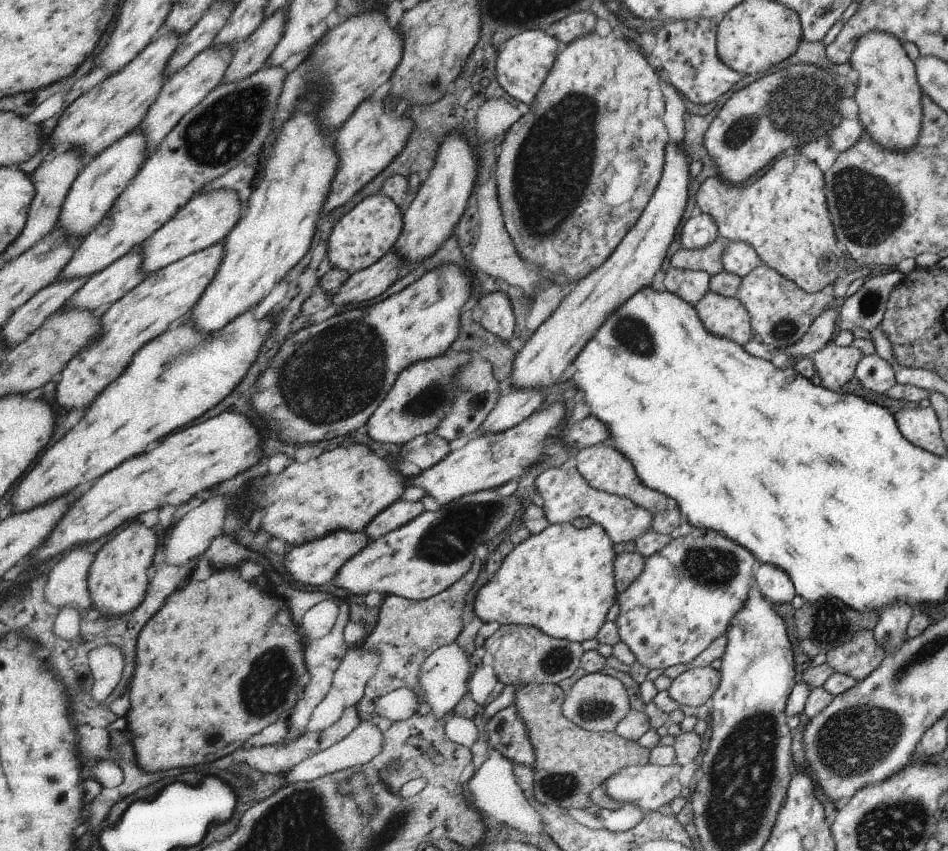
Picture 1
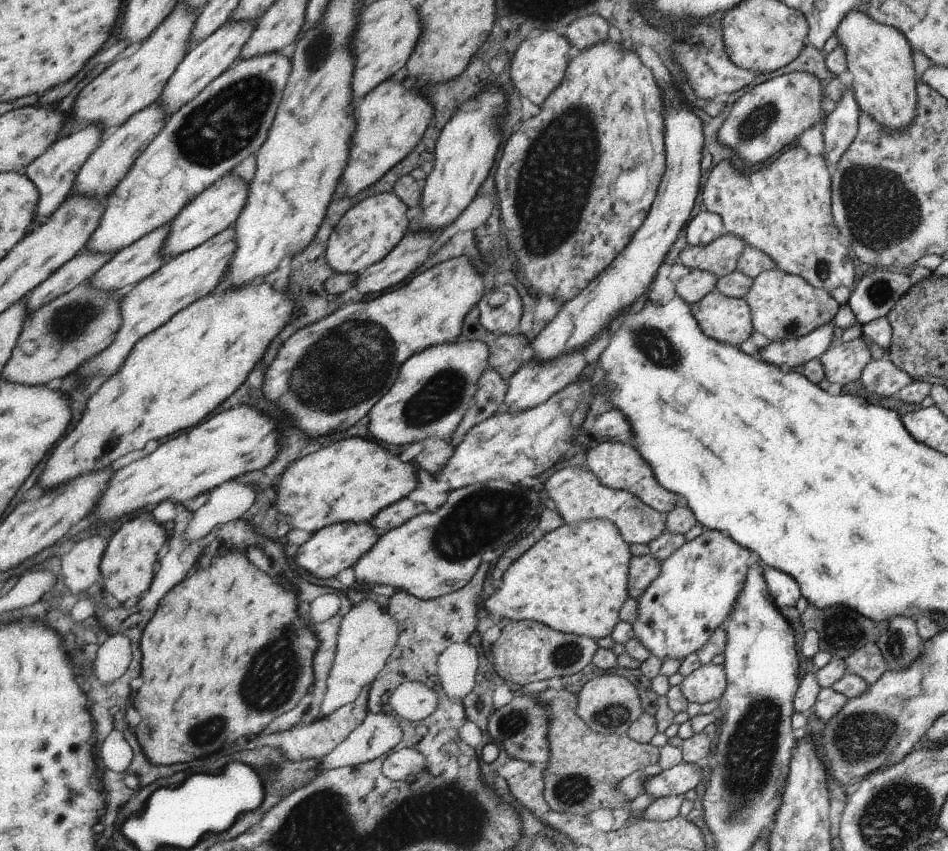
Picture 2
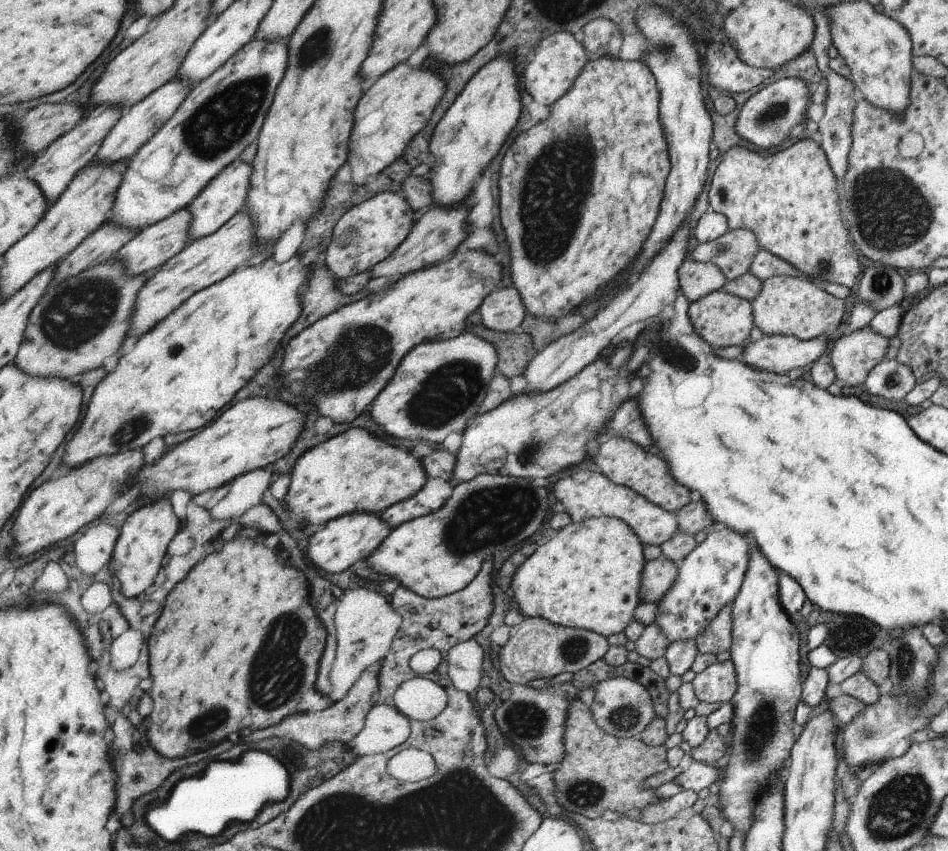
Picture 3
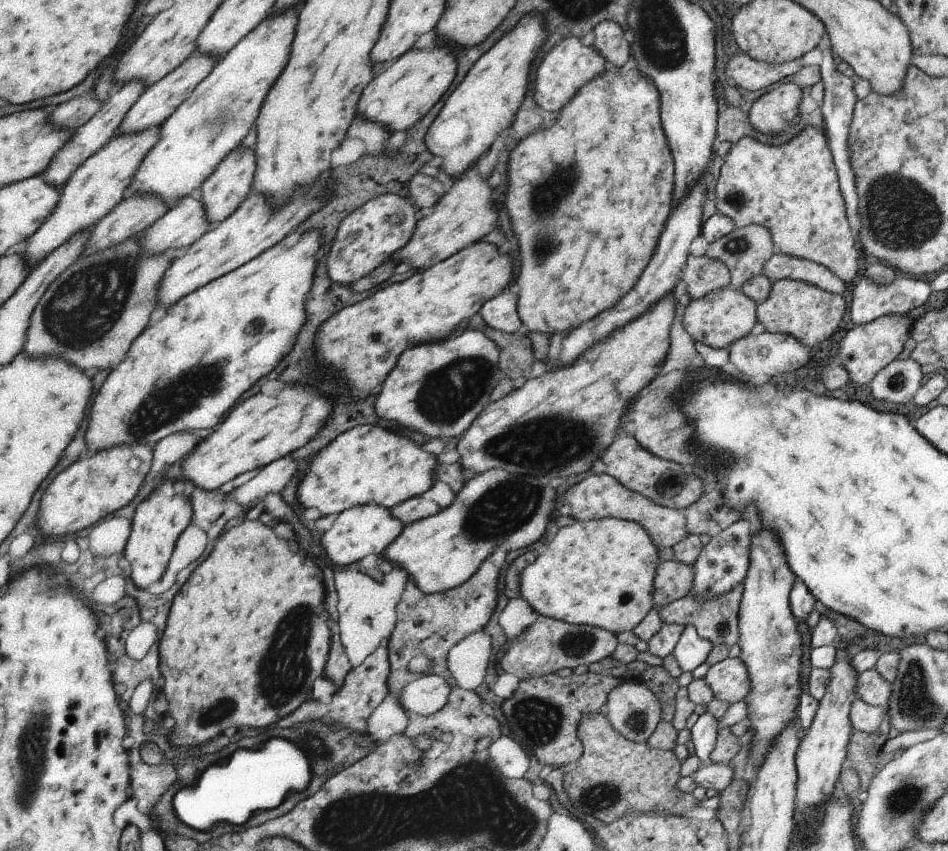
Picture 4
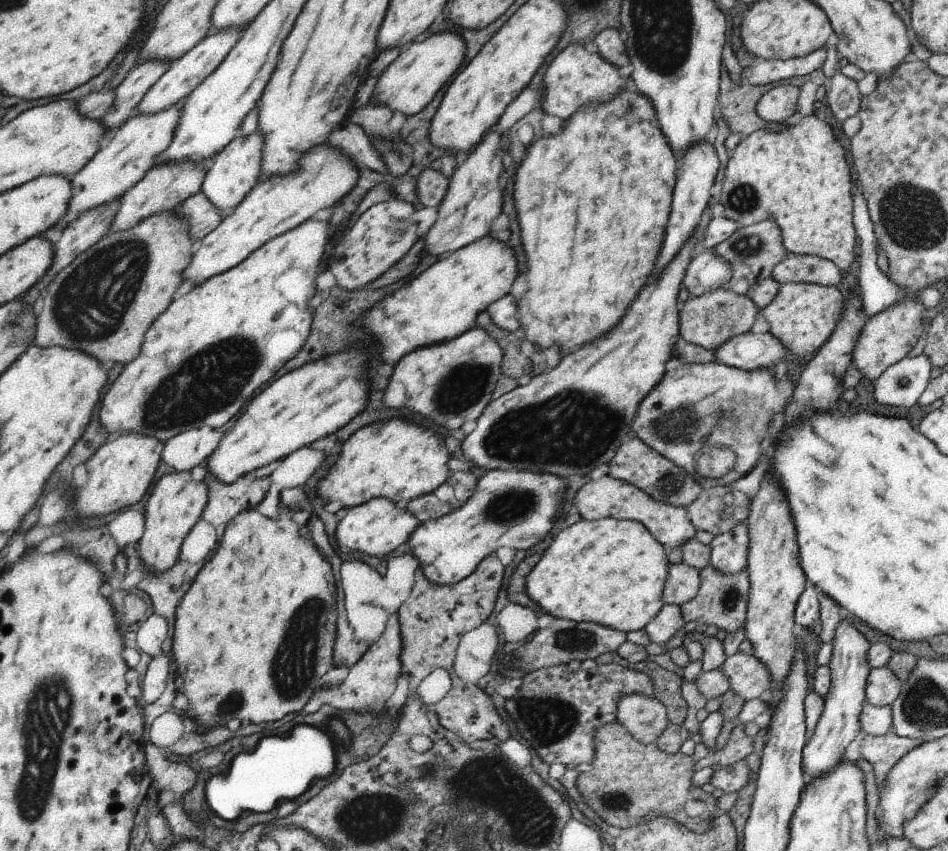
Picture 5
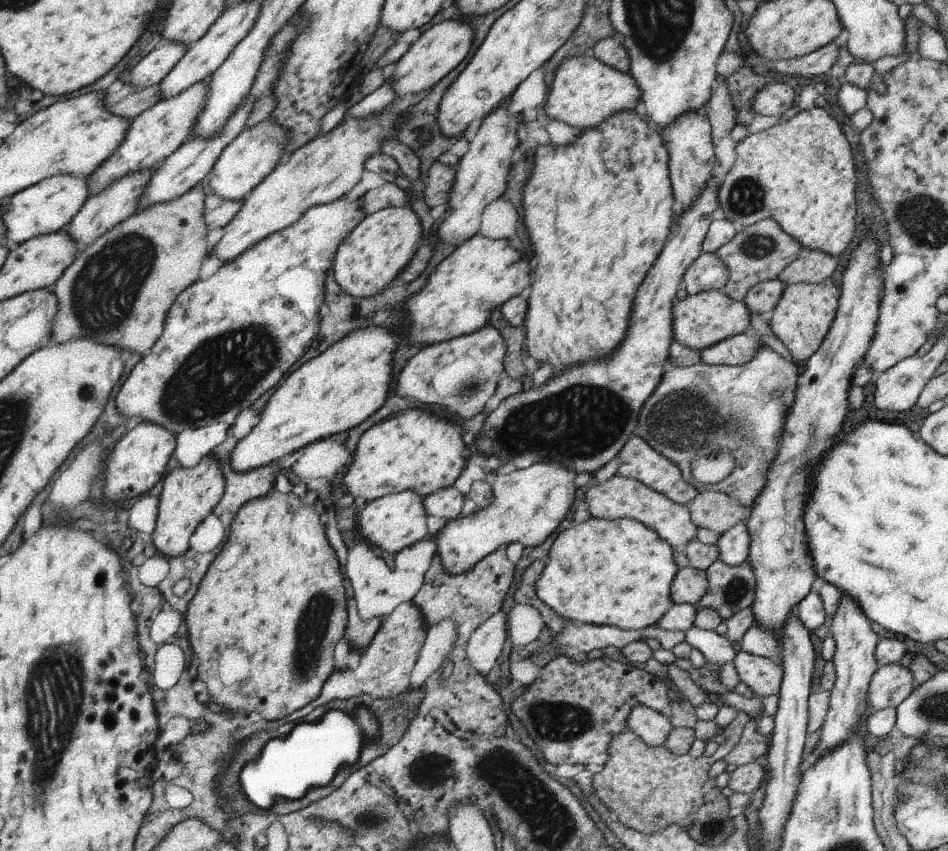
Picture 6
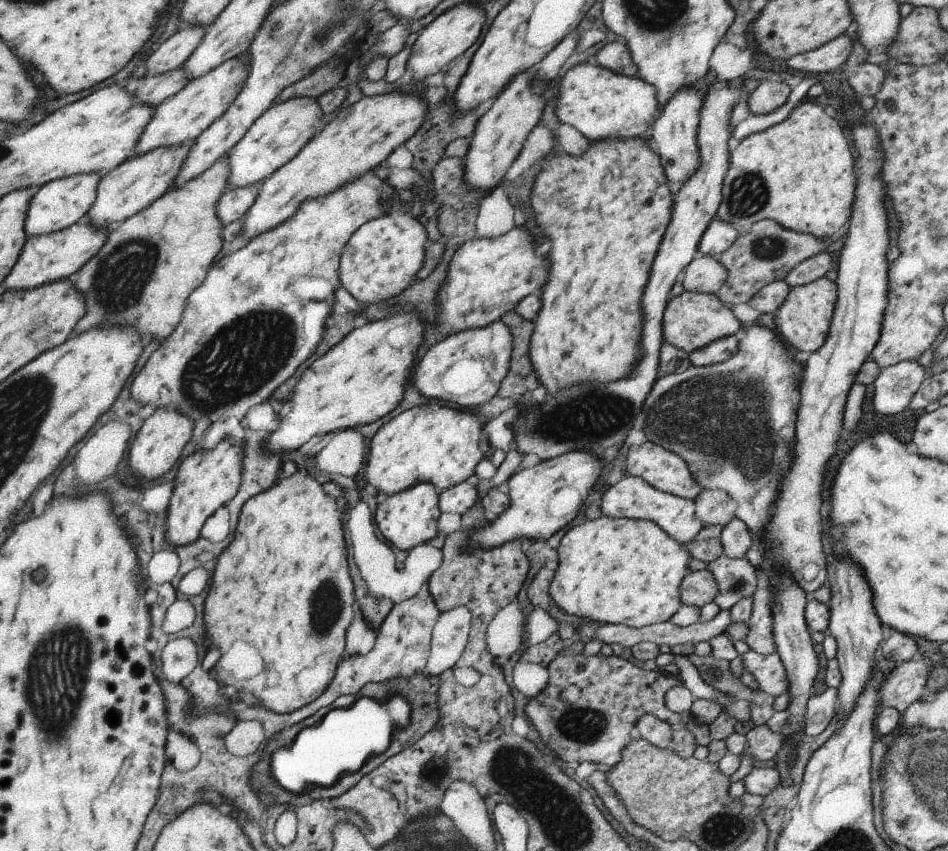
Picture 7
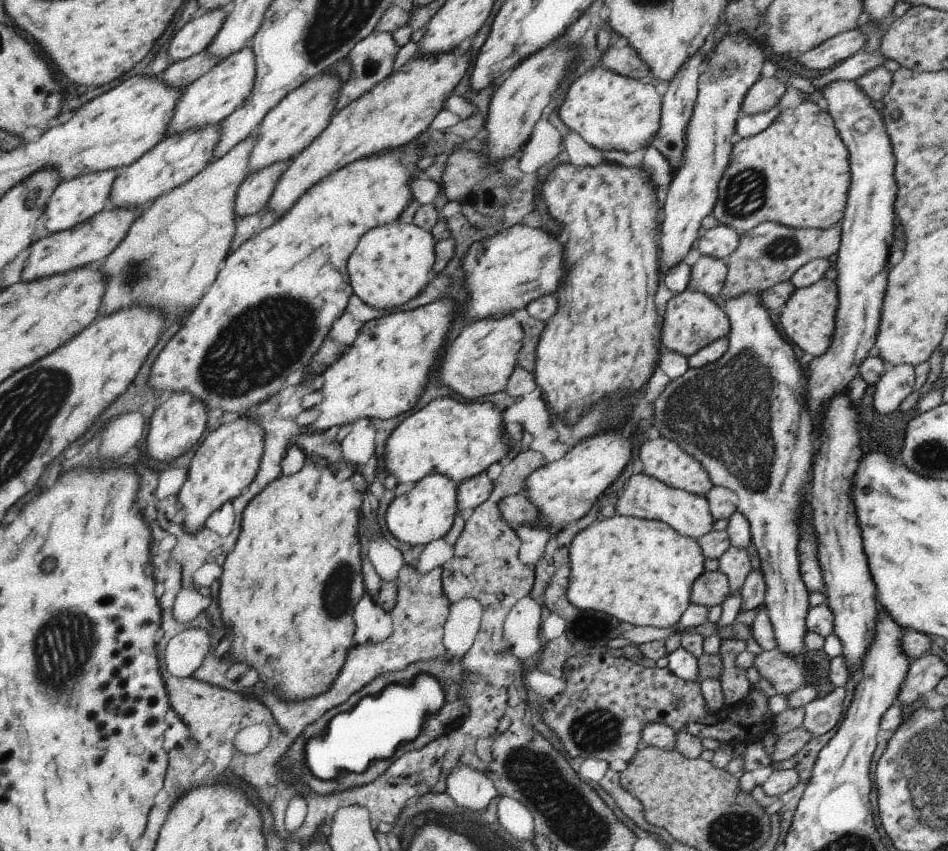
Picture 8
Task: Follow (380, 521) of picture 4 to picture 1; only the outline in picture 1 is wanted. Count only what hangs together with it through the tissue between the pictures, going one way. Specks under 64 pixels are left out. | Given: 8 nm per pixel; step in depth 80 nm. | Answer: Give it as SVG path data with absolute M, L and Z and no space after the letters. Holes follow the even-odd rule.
M336 531L328 533L326 537L308 541L296 548L286 556L286 568L298 580L300 586L324 586L337 576L340 569L347 564L350 558L355 557L367 544L367 535L363 531Z

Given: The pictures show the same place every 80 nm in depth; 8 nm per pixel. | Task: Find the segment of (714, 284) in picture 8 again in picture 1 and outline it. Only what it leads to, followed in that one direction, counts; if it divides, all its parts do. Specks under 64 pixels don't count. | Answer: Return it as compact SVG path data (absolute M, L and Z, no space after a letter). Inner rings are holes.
M671 266L662 275L662 288L694 306L709 291L711 278L711 274L706 271L693 271Z

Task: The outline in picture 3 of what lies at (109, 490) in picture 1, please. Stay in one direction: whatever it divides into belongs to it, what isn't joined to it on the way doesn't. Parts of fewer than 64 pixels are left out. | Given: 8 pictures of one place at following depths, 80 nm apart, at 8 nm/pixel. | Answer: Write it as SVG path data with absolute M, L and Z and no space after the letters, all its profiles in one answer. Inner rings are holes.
M256 396L224 410L224 414L216 418L216 422L168 452L166 458L162 458L158 464L144 466L138 480L148 482L144 494L152 494L156 490L170 492L178 488L202 494L206 490L224 486L240 474L274 464L276 460L286 456L294 448L304 426L306 416L294 405L290 406L284 400Z

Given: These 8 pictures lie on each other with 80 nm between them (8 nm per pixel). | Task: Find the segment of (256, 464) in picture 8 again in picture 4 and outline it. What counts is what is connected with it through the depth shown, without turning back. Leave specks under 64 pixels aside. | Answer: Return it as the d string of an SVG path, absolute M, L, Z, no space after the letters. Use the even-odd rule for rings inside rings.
M164 478L160 488L156 488L156 492L148 500L144 500L134 514L134 532L128 540L125 558L132 564L129 581L141 589L147 589L150 584L162 578L178 537L193 520L193 502L183 489L184 486L179 481Z

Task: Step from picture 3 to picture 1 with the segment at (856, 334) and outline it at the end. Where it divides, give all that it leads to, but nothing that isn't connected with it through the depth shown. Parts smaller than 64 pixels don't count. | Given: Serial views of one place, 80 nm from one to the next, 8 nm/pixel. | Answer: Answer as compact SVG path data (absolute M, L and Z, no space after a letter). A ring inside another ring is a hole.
M835 343L826 345L814 353L812 359L816 372L826 388L841 388L855 376L855 368L864 355L856 346L838 346Z

